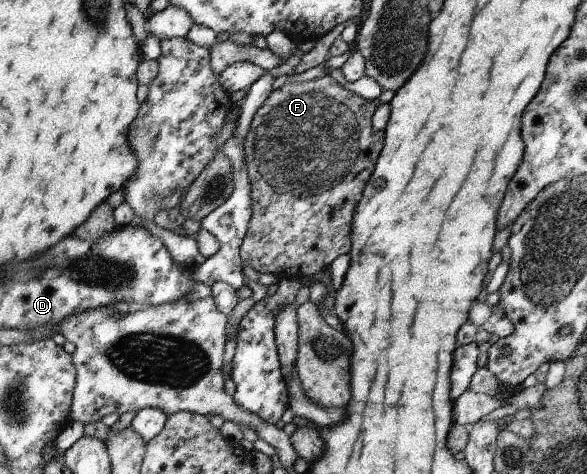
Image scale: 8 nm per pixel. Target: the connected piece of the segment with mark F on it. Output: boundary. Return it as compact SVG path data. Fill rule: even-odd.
M328 74L322 77L322 79L314 79L302 83L285 83L272 91L264 100L264 103L253 115L253 120L244 142L245 162L251 183L250 197L253 209L246 235L242 245L239 247L241 259L244 263L248 263L259 274L272 273L280 280L286 278L300 281L303 277L313 276L316 273L320 273L320 271L326 271L338 257L349 253L351 248L351 221L354 210L362 197L372 171L374 171L376 159L378 159L378 155L380 155L380 151L384 147L384 131L376 131L374 133L374 129L372 129L372 115L374 115L374 111L376 111L376 103L366 101L358 94L352 93L352 91L346 89L346 87L342 86Z

